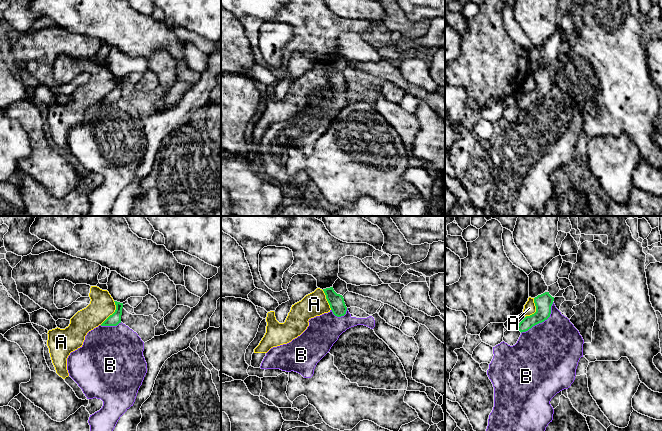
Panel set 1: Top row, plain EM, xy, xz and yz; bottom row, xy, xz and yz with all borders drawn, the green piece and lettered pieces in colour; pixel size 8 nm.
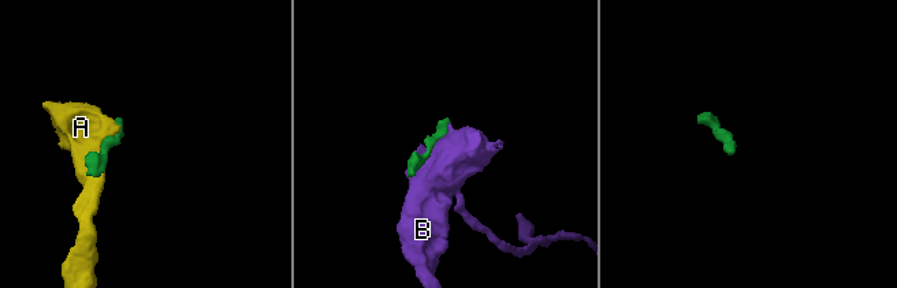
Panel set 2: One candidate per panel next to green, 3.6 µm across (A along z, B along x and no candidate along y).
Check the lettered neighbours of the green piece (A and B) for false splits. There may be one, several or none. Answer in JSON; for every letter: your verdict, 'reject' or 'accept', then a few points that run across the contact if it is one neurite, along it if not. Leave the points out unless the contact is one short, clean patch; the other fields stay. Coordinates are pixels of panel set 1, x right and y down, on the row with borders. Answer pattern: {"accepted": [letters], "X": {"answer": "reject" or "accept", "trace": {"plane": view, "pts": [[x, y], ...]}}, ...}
{"accepted": [], "A": {"answer": "reject"}, "B": {"answer": "reject"}}

